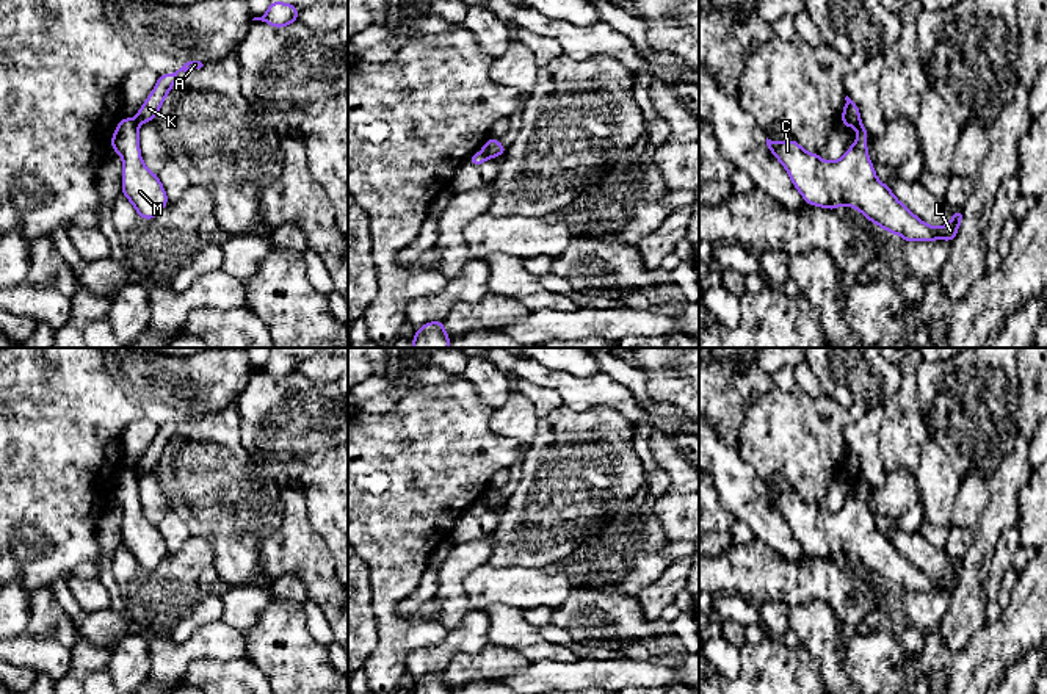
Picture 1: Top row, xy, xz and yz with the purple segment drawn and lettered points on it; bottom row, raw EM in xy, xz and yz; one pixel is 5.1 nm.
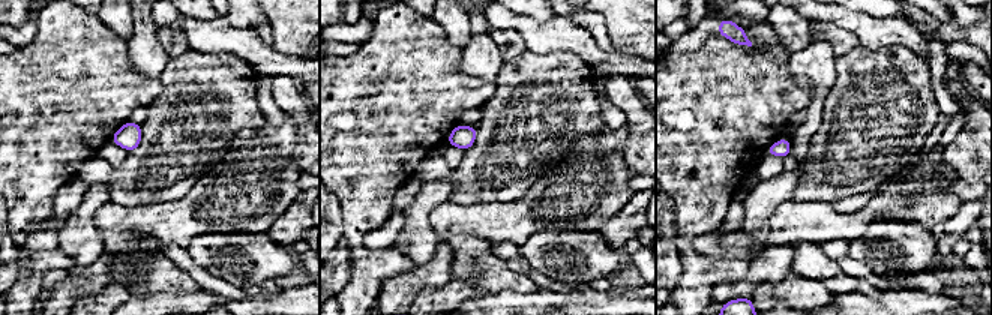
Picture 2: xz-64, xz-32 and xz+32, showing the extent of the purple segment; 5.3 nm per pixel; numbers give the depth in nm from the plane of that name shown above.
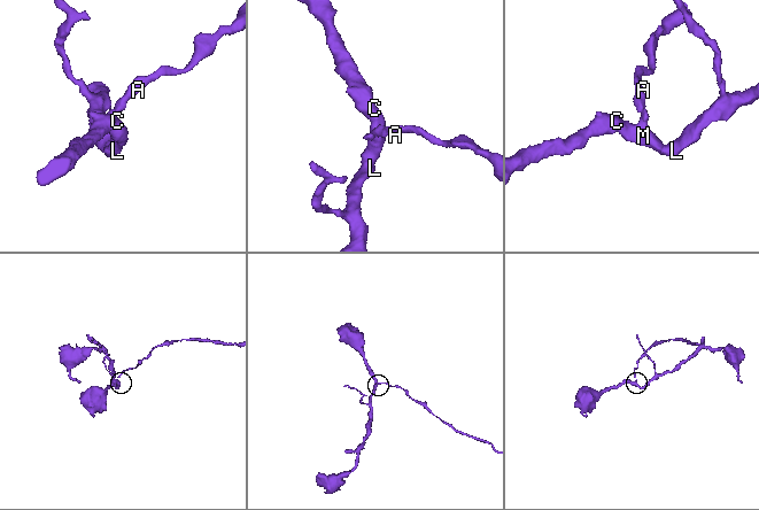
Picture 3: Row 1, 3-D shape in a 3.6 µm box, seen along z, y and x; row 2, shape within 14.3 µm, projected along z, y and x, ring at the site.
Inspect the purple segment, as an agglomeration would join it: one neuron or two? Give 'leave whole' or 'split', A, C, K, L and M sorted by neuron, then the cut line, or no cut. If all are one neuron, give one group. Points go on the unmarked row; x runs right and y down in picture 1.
split; groups A K / C L M; cut xz (481, 502), (489, 508)

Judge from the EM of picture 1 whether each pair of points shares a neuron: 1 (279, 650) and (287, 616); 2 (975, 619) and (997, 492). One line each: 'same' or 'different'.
1: same
2: same

